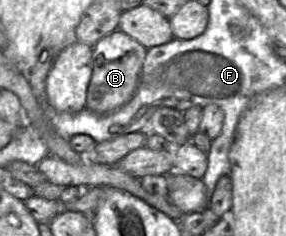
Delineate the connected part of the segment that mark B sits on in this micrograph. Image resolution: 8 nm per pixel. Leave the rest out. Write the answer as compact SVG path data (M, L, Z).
M119 29L101 38L93 46L86 108L97 114L107 114L127 104L137 88L146 52L143 45Z

